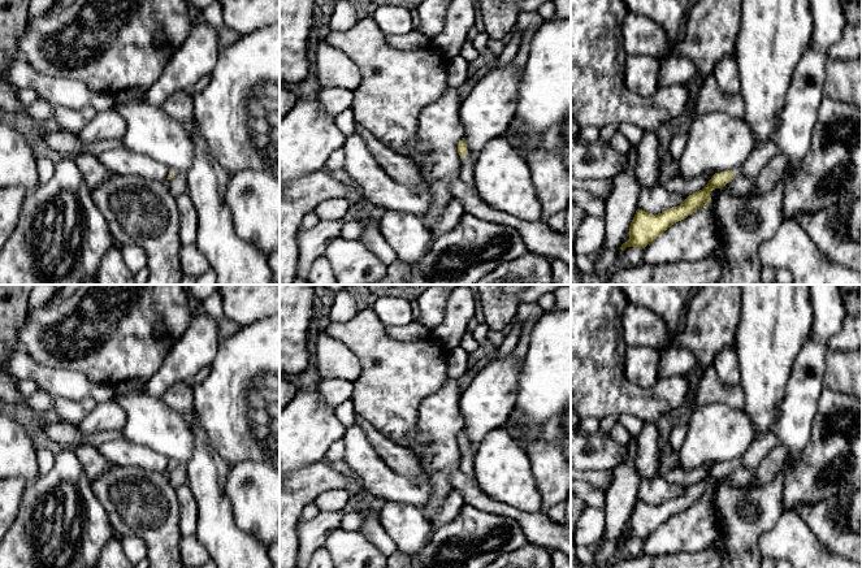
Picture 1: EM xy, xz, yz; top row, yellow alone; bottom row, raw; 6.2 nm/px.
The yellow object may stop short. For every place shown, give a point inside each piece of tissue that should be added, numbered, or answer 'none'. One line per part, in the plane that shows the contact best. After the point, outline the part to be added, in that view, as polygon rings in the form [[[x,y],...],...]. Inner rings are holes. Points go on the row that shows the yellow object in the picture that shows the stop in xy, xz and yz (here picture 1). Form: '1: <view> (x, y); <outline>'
1: xz (467, 170); [[[468,155],[462,157],[459,178],[467,185],[475,183],[475,160],[472,160]]]

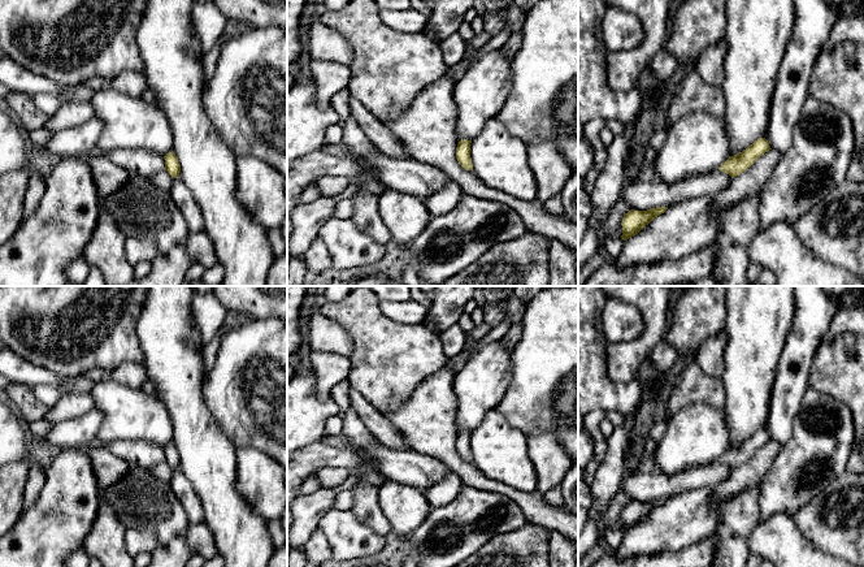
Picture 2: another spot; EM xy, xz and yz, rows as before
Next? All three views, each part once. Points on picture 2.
none

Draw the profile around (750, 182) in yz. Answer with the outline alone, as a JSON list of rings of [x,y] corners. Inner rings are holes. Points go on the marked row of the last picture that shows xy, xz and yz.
[[[769,150],[734,177],[724,191],[669,205],[638,234],[624,241],[620,255],[611,263],[621,268],[650,265],[680,260],[713,246],[717,231],[716,211],[760,194],[780,157],[777,151]]]

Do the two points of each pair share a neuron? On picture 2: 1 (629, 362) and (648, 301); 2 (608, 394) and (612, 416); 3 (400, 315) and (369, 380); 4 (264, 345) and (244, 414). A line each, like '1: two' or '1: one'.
1: one
2: two
3: two
4: one

